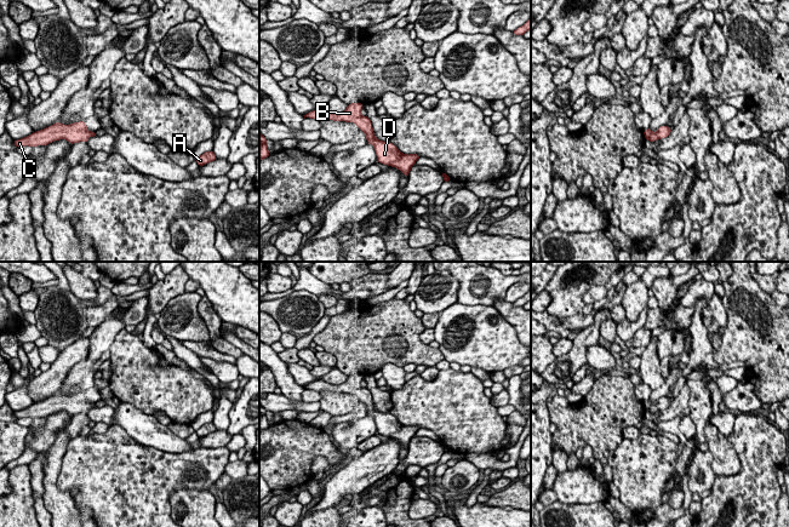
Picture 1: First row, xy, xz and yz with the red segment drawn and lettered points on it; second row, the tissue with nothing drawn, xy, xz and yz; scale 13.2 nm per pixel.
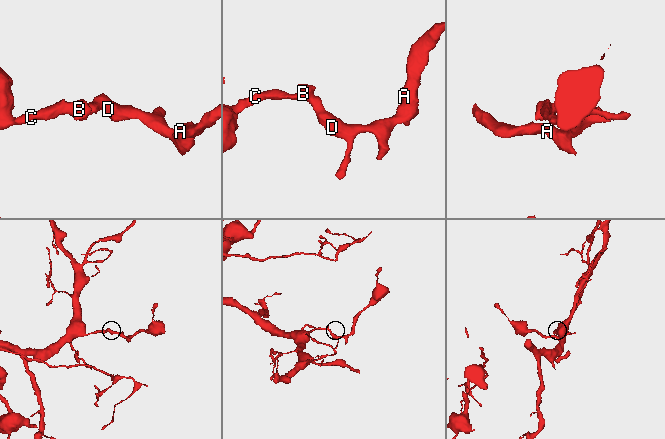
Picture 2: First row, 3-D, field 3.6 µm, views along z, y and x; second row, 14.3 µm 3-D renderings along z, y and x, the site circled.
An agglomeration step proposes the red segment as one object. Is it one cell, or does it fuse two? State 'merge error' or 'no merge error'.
no merge error

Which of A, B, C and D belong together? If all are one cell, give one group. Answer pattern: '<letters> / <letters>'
A B C D

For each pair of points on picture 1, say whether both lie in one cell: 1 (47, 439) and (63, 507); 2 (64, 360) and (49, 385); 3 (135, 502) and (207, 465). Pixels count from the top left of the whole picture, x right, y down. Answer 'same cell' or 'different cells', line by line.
1: different cells
2: same cell
3: same cell

